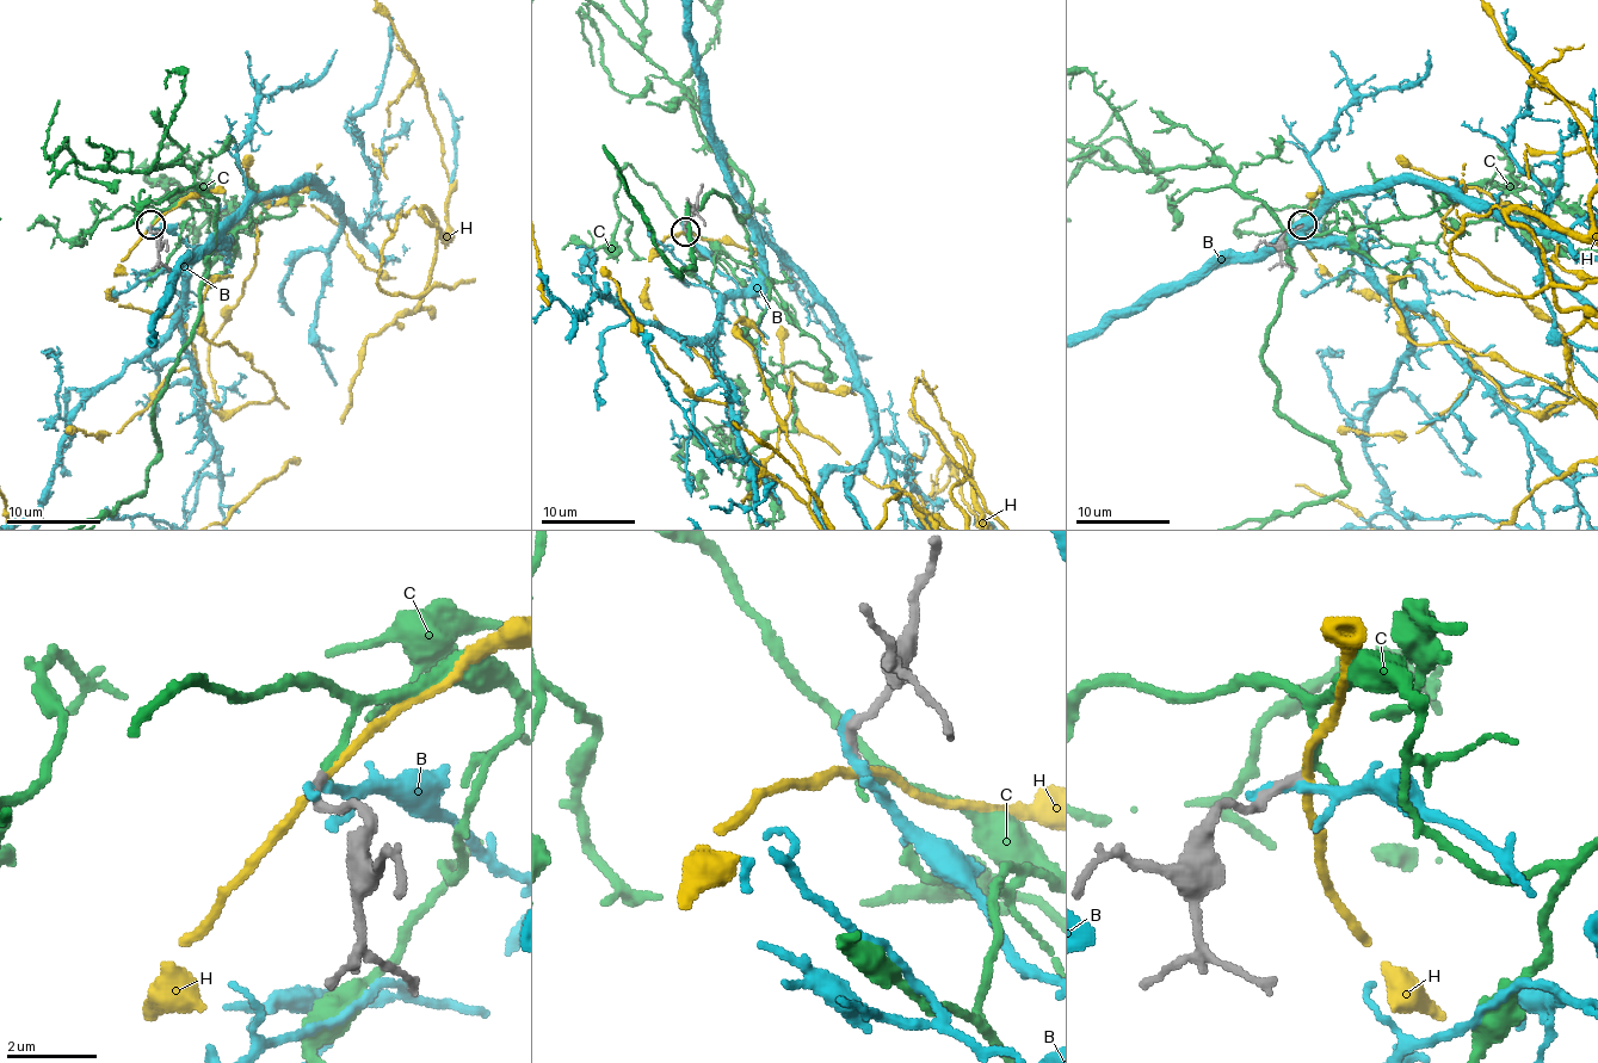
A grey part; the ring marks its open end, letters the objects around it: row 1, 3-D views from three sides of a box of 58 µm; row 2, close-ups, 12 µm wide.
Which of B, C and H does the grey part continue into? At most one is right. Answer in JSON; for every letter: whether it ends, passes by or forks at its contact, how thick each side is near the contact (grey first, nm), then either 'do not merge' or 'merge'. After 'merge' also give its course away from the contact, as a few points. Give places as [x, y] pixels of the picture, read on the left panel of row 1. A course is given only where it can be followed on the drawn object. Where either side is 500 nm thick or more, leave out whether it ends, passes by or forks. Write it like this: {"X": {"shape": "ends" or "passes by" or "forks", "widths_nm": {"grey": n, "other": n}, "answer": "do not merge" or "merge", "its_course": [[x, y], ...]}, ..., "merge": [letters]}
{"B": {"shape": "ends", "widths_nm": {"grey": 260, "other": 260}, "answer": "do not merge"}, "C": {"shape": "ends", "widths_nm": {"grey": 190, "other": 200}, "answer": "merge"}, "H": {"shape": "passes by", "widths_nm": {"grey": 190, "other": 180}, "answer": "do not merge"}, "merge": ["C"]}

